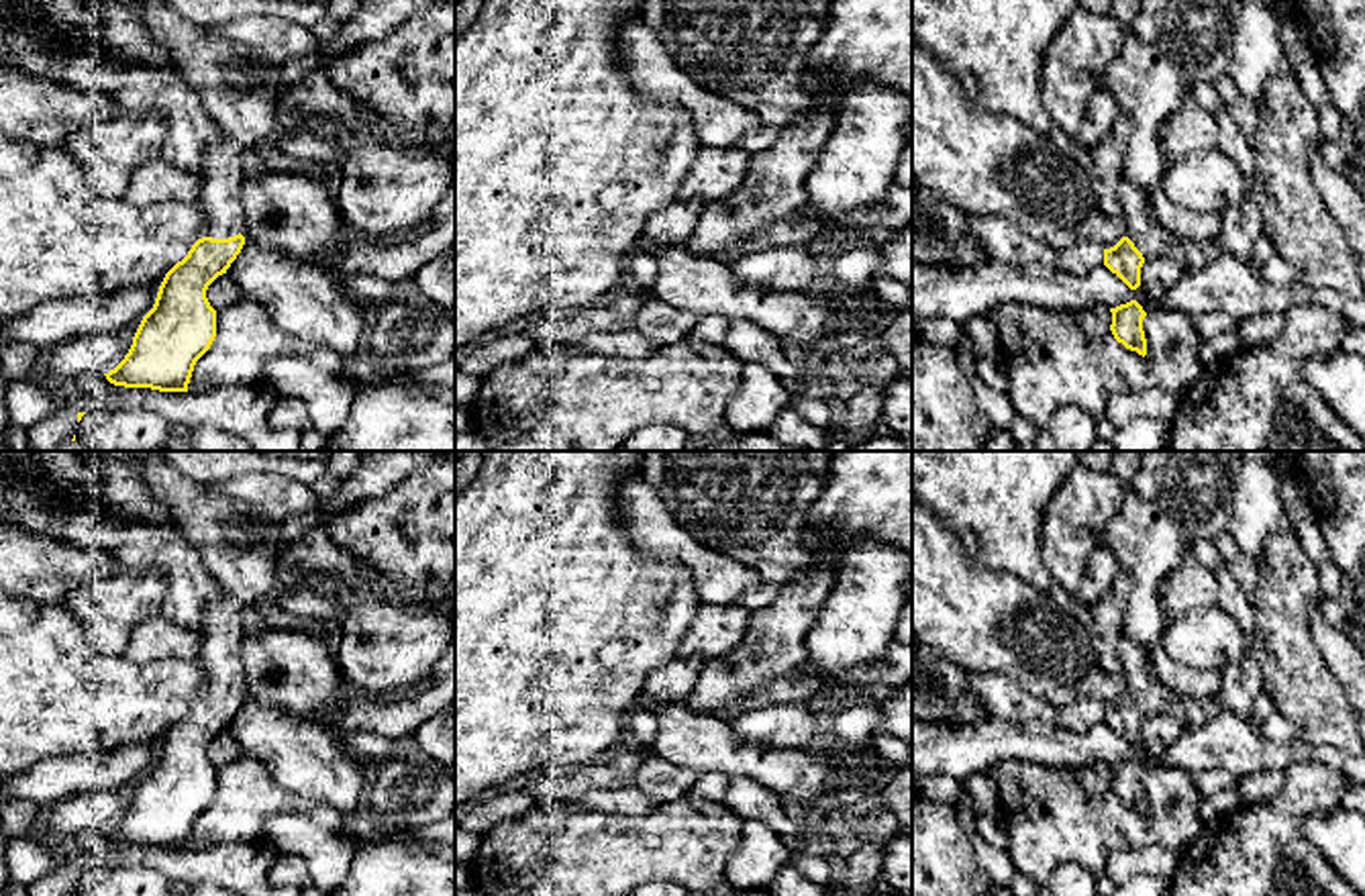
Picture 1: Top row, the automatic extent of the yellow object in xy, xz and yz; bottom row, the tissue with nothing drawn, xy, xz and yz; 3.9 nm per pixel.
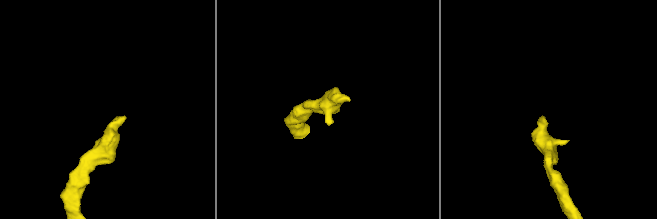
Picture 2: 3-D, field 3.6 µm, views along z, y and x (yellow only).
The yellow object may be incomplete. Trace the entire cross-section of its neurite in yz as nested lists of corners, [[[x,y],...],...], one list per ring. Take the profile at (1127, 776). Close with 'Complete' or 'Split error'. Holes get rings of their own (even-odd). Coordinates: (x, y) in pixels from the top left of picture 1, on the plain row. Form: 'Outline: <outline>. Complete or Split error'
Outline: [[[1136,757],[1110,765],[1112,782],[1110,788],[1118,800],[1126,806],[1147,812],[1147,796],[1143,788],[1143,776],[1147,769]]]. Complete

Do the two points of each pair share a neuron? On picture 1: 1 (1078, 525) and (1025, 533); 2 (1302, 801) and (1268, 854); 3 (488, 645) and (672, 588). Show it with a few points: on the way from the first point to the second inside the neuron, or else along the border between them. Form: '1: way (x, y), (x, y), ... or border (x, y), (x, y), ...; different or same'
1: border (1057, 486), (1041, 523), (1041, 560), (1051, 578); different
2: way (1290, 813), (1268, 835), (1268, 841); same
3: way (533, 623), (627, 613); same

